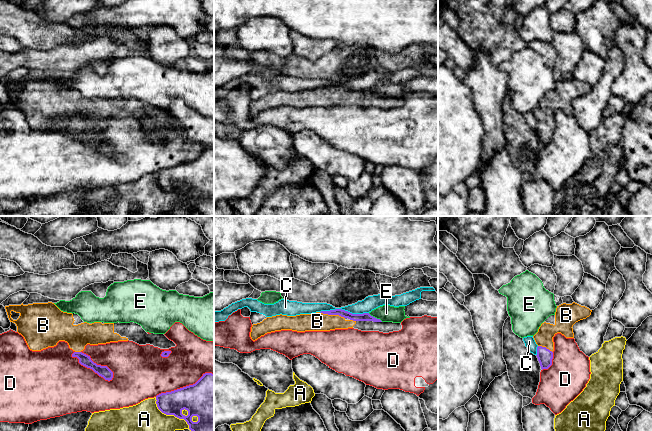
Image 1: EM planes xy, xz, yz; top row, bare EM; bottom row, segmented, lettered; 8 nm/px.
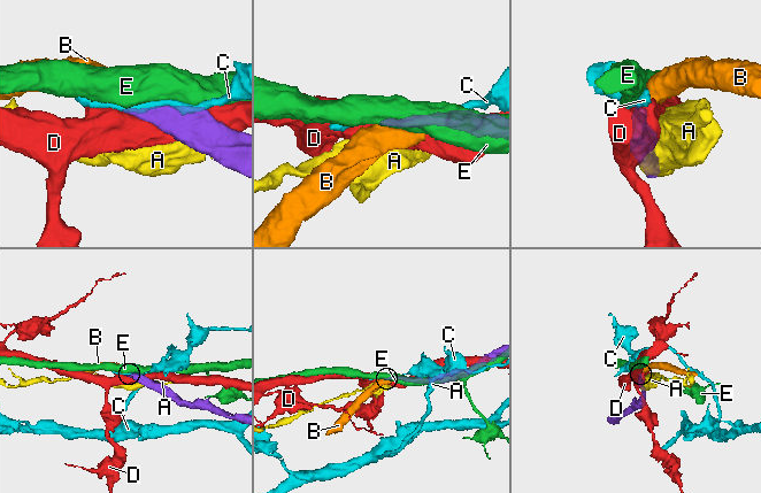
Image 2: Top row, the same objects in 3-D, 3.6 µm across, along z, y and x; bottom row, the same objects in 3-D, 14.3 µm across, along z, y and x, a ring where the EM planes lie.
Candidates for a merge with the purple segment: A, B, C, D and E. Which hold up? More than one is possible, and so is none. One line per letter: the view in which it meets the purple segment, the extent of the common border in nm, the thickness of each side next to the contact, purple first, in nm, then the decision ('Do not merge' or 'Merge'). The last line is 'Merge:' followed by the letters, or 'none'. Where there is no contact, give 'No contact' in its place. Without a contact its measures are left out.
A: Touches purple in xy. Shared border 400 nm. Thickness 260 nm (purple) against 240 nm. Do not merge
B: Touches purple in xz. Shared border 220 nm. Thickness 60 nm (purple) against 150 nm. Merge
C: Touches purple in xz. Shared border 400 nm. Thickness 60 nm (purple) against 120 nm. Do not merge
D: Touches purple in xy. Shared border 400 nm. Thickness 90 nm (purple) against 420 nm. Do not merge
E: Touches purple in xz. Shared border 140 nm. Thickness 60 nm (purple) against 140 nm. Do not merge
Merge: B

